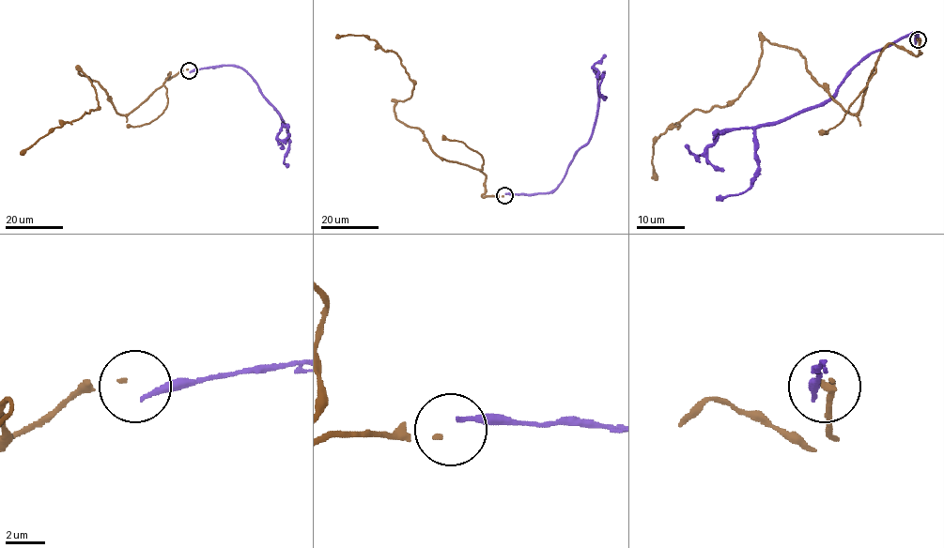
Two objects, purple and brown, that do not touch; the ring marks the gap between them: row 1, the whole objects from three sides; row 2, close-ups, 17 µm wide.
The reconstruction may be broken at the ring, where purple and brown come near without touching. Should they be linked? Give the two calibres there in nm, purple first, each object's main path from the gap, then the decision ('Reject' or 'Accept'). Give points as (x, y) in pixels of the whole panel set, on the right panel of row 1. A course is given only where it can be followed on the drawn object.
Thickness 280 nm (purple) against 160 nm. Course of purple: (916, 42), (917, 34), (907, 34), (867, 55), (826, 100), (759, 125), (758, 175), (746, 190), (716, 200). Course of brown: (920, 38), (917, 55), (883, 50), (855, 114), (796, 50), (764, 39), (742, 92), (658, 136), (657, 179). Reject

